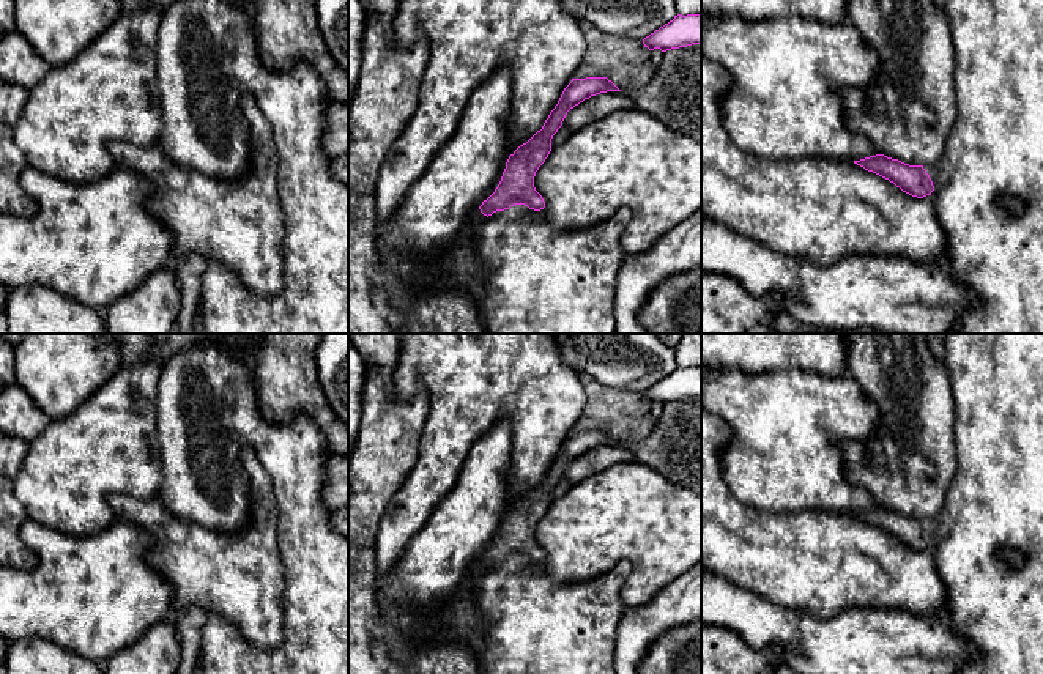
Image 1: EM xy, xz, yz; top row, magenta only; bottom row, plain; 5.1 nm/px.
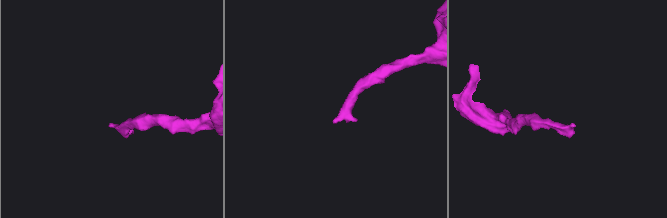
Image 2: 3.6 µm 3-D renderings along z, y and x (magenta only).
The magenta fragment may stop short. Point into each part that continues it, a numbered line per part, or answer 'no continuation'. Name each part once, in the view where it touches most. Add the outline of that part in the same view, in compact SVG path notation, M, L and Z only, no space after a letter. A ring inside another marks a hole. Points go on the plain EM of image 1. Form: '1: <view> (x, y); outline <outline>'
1: xz (533, 624); outline M525 557L496 564L479 575L476 602L484 617L477 663L481 674L616 674L613 652L616 630L625 611L622 587L632 572L629 561L581 583L555 581Z

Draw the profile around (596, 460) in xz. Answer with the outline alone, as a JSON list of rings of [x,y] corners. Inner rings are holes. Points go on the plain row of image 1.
[[[624,444],[600,446],[570,461],[562,479],[567,479],[570,485],[575,485],[616,463],[635,463],[635,457]]]

